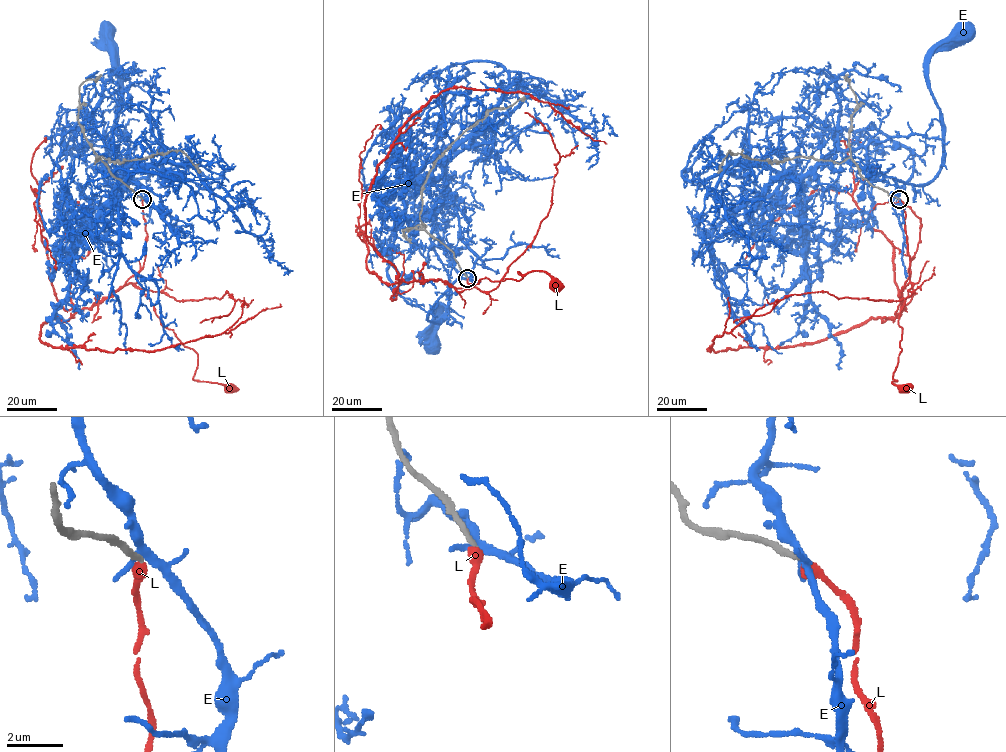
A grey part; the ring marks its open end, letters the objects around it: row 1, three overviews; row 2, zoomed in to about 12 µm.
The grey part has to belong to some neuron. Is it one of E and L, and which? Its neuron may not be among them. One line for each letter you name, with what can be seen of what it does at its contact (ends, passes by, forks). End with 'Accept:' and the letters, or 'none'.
L: it ends there
Accept: L

